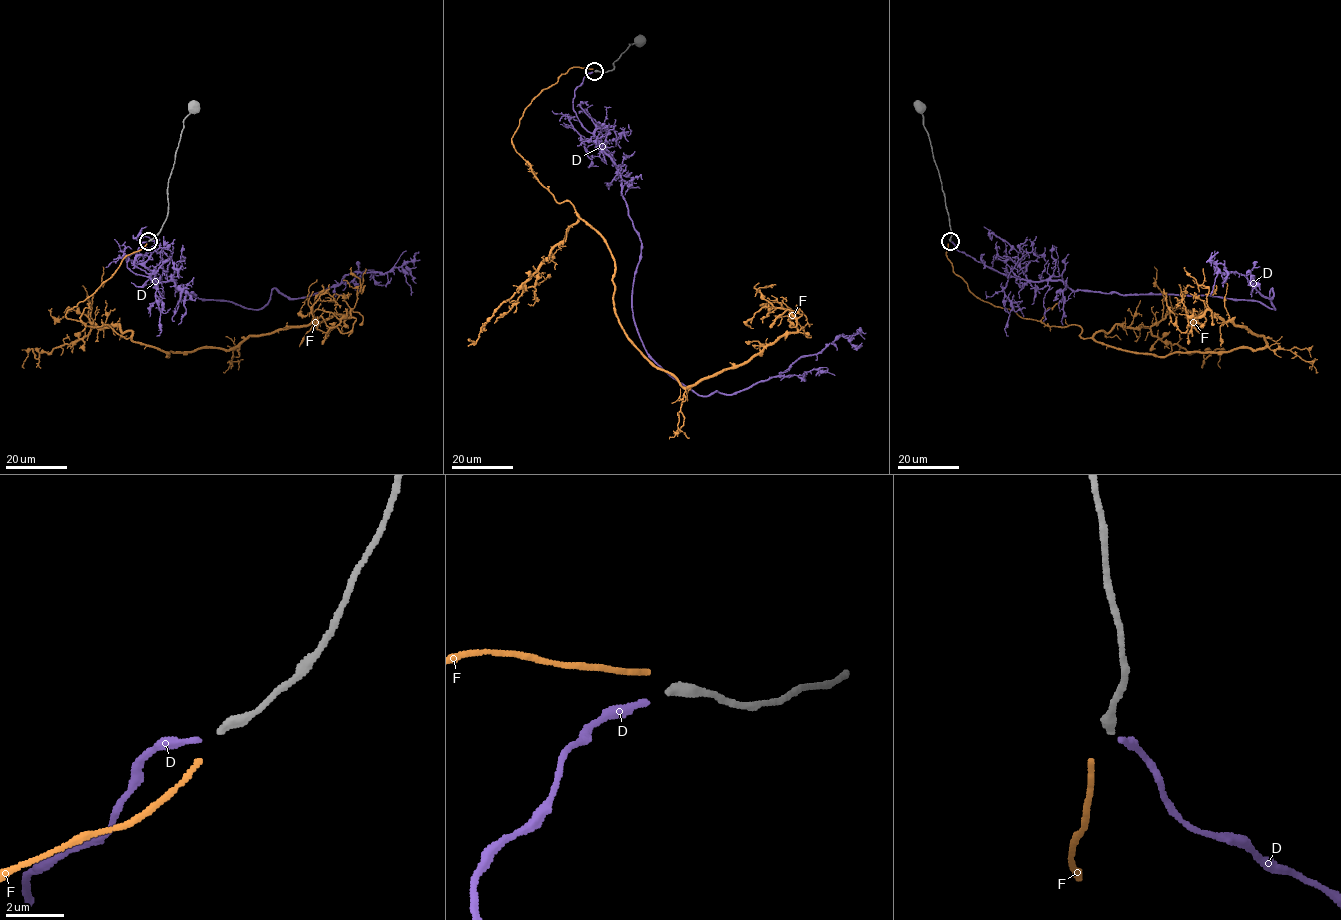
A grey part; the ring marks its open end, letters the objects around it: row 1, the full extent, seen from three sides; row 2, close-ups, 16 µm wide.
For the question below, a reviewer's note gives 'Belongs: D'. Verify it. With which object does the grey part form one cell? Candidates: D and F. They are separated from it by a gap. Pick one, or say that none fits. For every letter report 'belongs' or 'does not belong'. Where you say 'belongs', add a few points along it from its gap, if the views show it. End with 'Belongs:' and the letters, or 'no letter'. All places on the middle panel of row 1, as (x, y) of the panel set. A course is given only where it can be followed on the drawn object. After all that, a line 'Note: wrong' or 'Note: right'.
D: belongs | via (593, 72), (573, 109), (619, 173), (641, 242), (632, 312), (646, 352), (706, 395), (840, 336), (862, 342)
F: does not belong
Belongs: D
Note: right

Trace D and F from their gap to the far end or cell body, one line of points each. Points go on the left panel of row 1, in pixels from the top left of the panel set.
D: (147, 241), (127, 261), (134, 273), (253, 309), (273, 288), (303, 298), (346, 275), (404, 263), (416, 283)
F: (147, 244), (66, 317), (108, 325), (166, 356), (233, 349), (351, 310), (327, 331), (311, 308), (329, 288)

